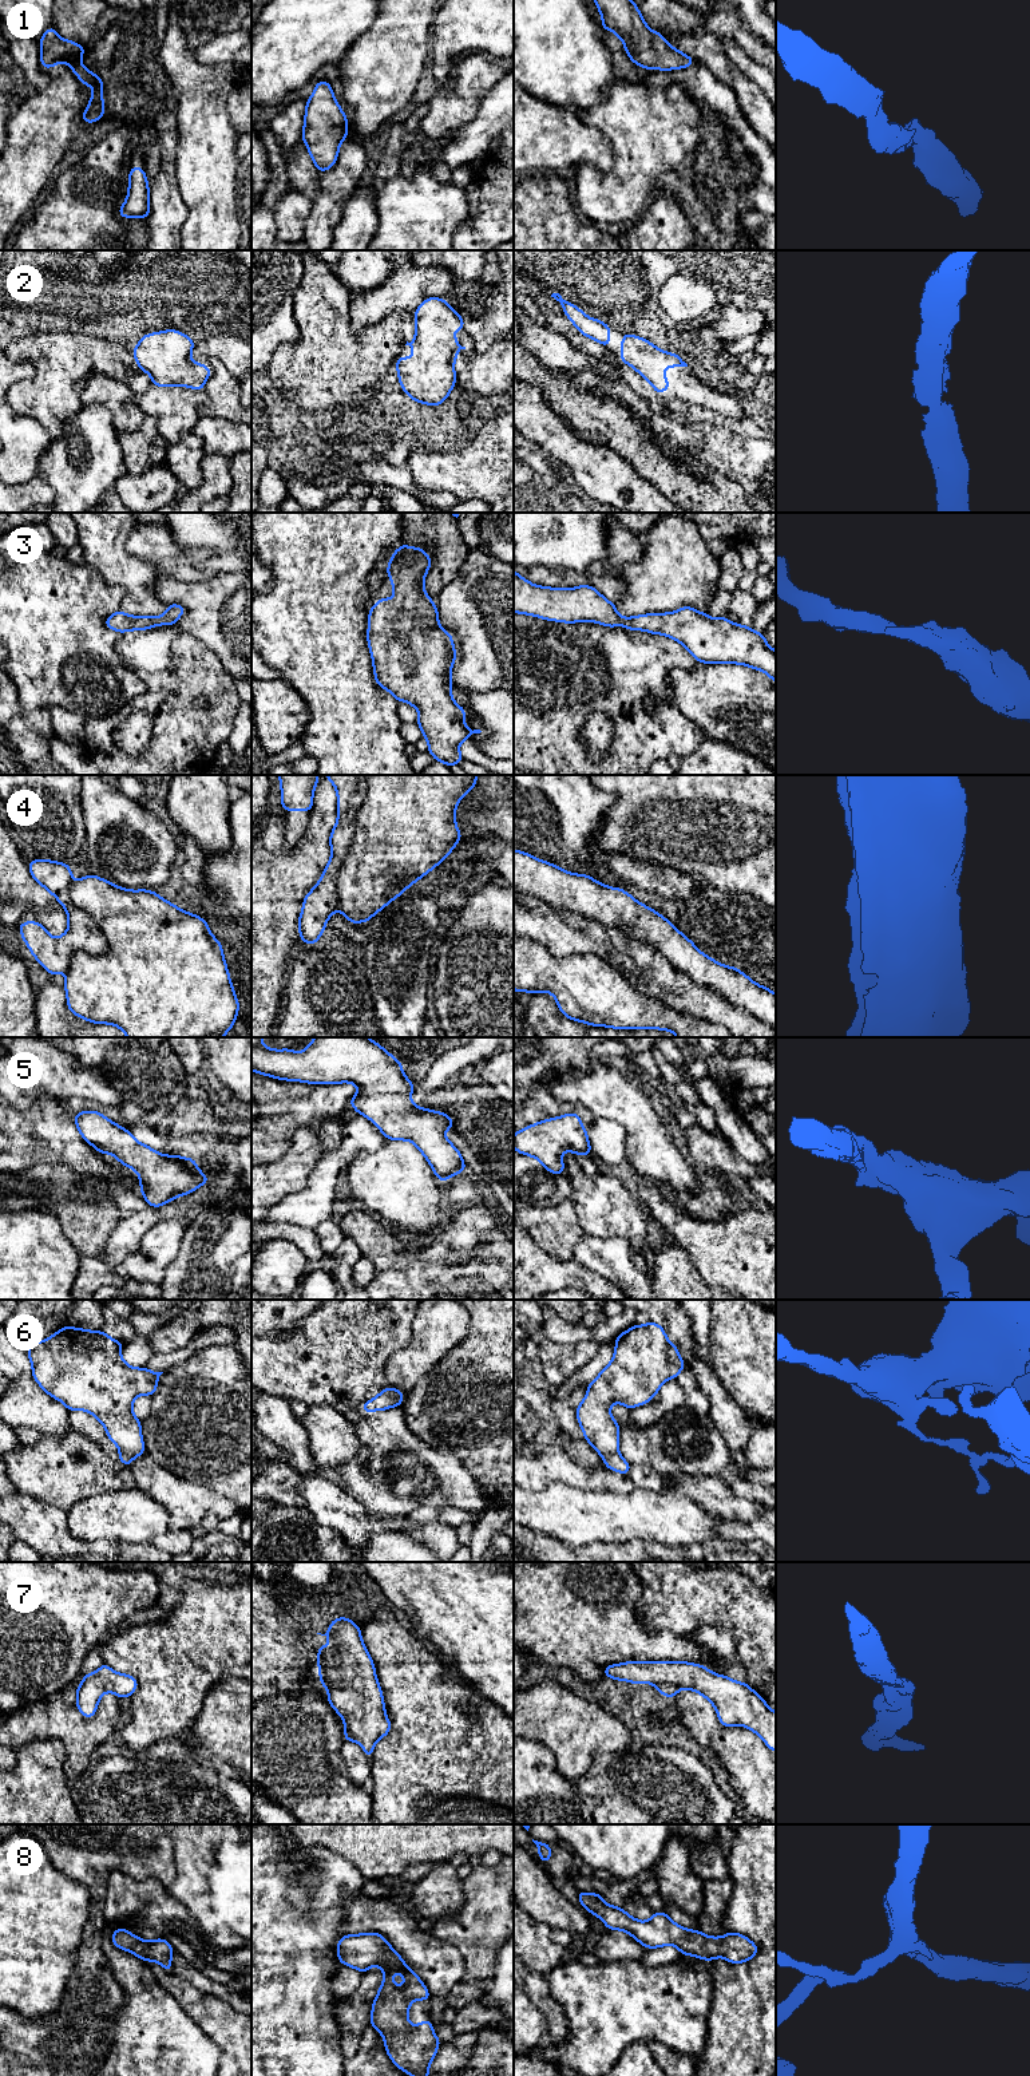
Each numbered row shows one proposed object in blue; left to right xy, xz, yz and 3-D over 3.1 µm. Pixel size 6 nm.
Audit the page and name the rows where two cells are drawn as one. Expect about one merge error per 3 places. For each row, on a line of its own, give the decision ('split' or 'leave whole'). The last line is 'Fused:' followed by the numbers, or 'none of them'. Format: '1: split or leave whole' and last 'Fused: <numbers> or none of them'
1: leave whole
2: leave whole
3: leave whole
4: split
5: leave whole
6: split
7: leave whole
8: leave whole
Fused: 4, 6

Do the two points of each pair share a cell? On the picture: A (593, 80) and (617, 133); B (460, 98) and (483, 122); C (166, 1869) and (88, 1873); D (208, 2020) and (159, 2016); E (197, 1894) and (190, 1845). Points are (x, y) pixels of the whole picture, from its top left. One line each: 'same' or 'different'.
A: different
B: different
C: same
D: different
E: same

